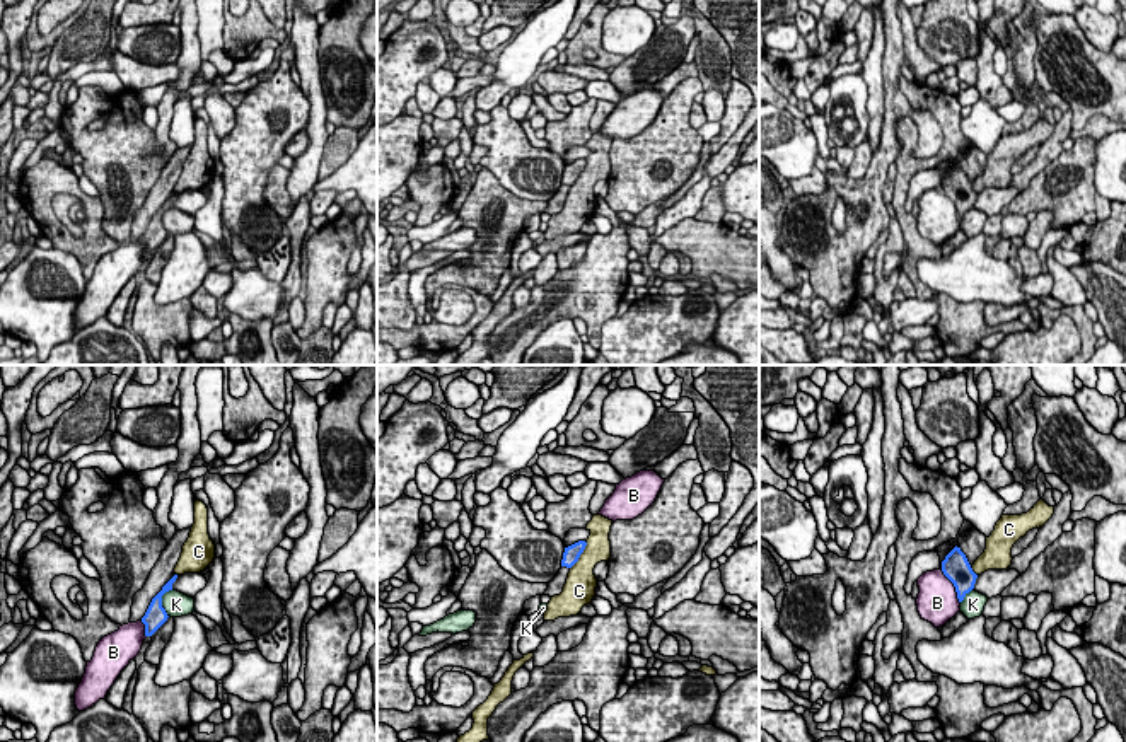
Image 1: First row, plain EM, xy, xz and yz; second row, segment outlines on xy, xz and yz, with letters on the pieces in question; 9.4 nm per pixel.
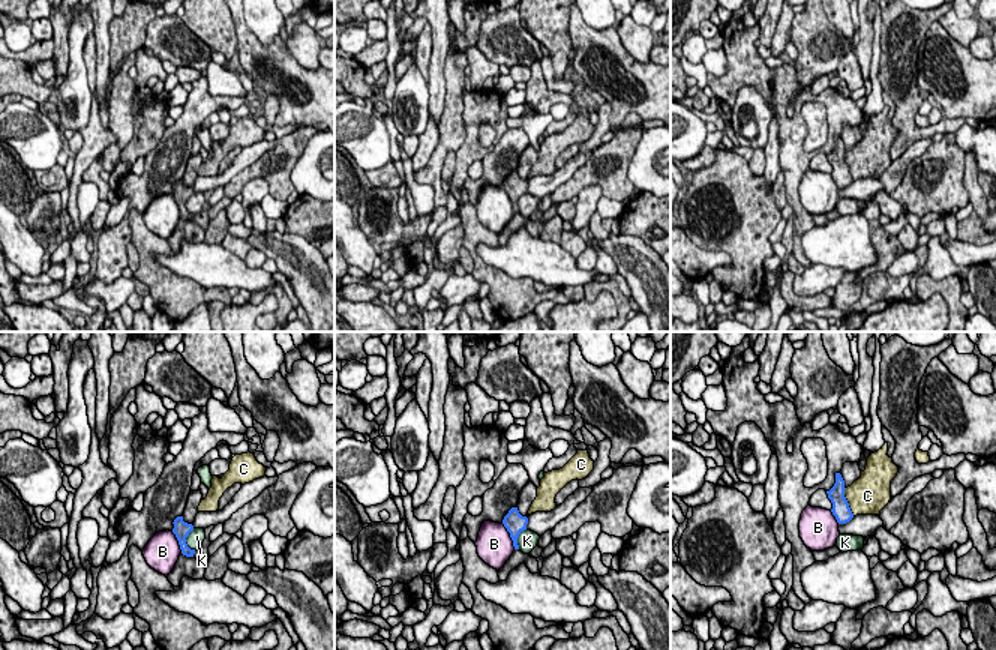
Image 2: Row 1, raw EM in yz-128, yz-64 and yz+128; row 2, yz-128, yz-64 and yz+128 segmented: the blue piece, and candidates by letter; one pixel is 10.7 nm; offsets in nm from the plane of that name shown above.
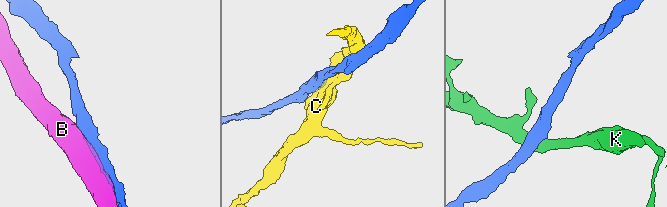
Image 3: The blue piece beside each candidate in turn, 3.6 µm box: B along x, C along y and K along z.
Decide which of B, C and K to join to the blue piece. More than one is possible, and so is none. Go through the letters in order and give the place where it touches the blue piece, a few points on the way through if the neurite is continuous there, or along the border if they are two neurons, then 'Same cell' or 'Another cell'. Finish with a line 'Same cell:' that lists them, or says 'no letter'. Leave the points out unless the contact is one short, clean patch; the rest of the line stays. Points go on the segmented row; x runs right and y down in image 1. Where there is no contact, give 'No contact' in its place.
B: Touches blue at yz (954, 585). Another cell
C: Touches blue at xz (580, 553). Another cell
K: Touches blue at xy (161, 602). Another cell
Same cell: no letter

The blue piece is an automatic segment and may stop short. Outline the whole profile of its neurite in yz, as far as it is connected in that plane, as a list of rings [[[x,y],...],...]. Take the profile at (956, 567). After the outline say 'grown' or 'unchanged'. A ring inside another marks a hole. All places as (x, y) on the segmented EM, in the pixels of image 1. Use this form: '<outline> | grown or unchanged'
[[[972,527],[961,534],[959,544],[942,561],[942,571],[954,583],[959,602],[974,588],[978,575],[972,565],[984,549],[986,536]]] | grown

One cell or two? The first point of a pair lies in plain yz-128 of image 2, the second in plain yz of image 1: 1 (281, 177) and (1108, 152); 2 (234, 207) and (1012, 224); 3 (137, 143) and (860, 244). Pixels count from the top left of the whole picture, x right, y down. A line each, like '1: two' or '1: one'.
1: two
2: one
3: two

